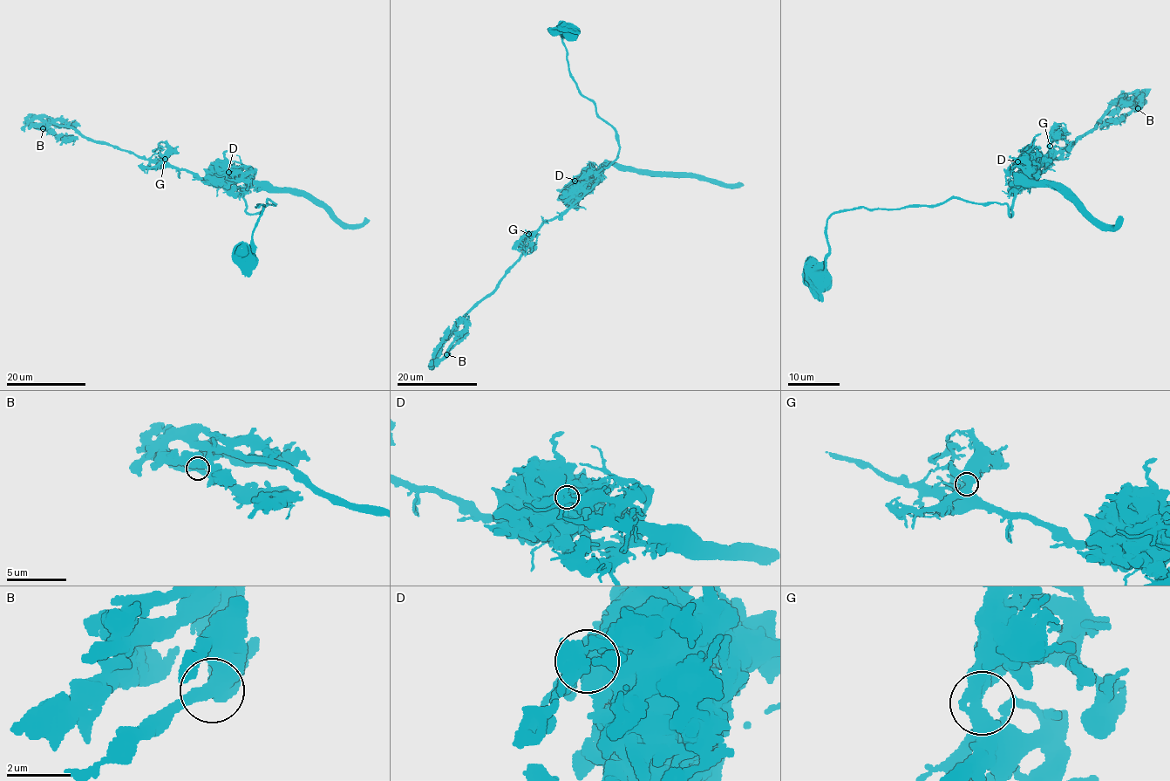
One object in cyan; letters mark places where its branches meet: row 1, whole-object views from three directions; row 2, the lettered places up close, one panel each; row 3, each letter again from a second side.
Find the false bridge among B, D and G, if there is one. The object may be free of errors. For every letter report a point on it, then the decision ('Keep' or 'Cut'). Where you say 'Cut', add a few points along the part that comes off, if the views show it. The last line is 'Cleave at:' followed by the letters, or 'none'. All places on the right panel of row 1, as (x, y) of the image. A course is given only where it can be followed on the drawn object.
B: Place: (1138, 108). Keep
D: Place: (1017, 161). Cut. Course of the part to remove: (1017, 162), (1034, 183), (1046, 159), (1092, 132), (1112, 105), (1122, 99), (1139, 104), (1099, 129)
G: Place: (1050, 146). Keep
Cleave at: D

